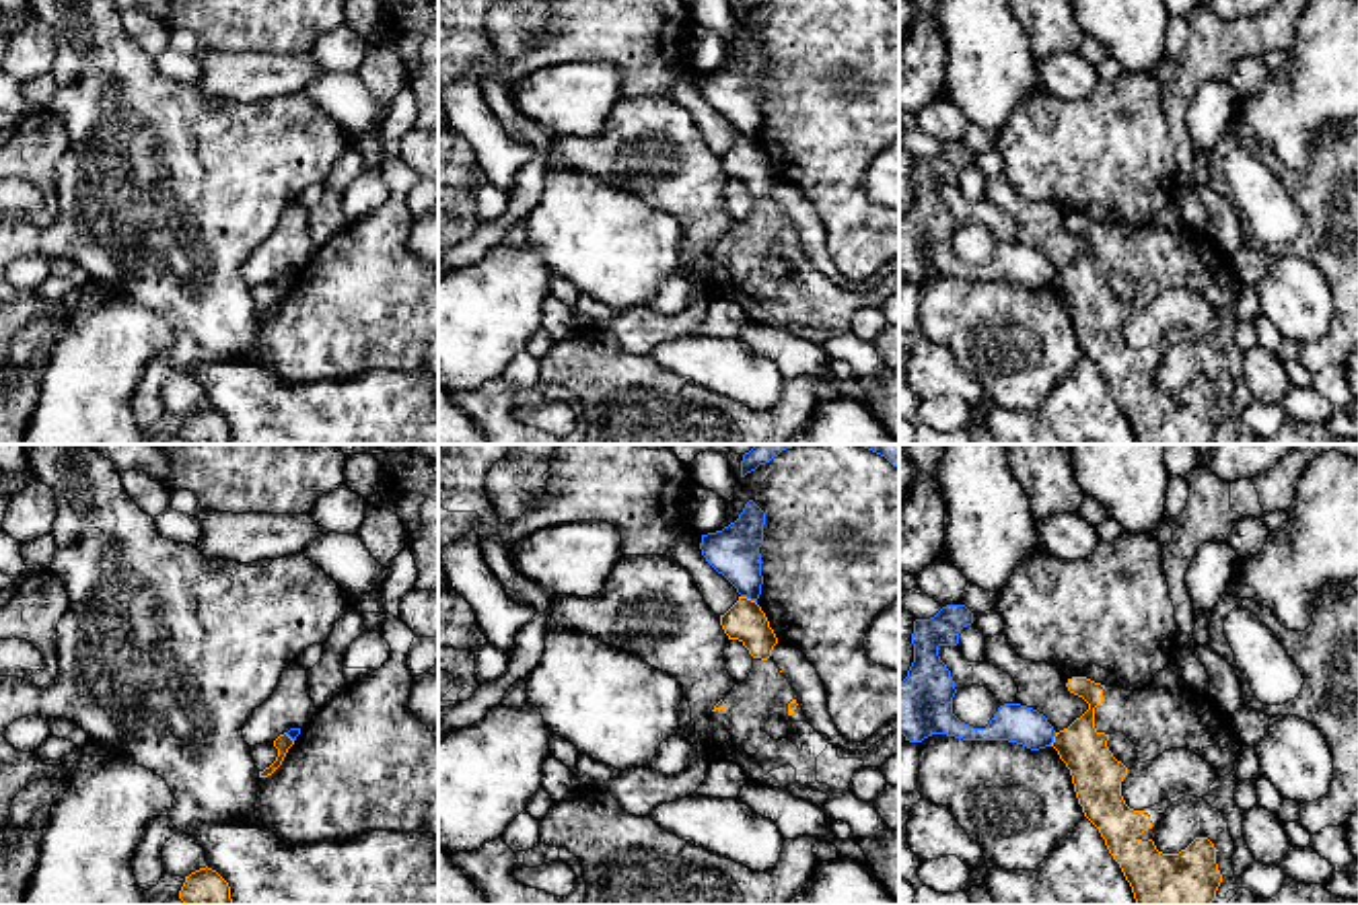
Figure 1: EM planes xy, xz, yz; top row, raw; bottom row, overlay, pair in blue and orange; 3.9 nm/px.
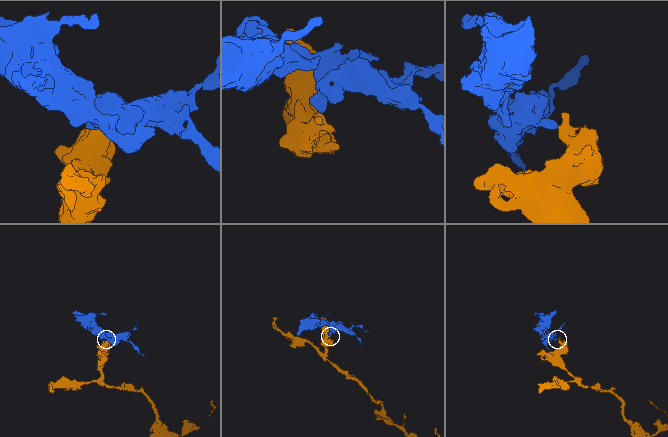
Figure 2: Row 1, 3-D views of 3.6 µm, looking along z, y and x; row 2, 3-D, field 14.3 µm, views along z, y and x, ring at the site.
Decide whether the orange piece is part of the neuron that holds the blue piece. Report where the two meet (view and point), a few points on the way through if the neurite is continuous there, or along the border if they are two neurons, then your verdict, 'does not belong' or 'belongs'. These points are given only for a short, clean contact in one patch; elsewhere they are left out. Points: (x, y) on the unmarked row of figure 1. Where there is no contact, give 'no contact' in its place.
xz (749, 136) | along xz (741, 134), (756, 142) | does not belong

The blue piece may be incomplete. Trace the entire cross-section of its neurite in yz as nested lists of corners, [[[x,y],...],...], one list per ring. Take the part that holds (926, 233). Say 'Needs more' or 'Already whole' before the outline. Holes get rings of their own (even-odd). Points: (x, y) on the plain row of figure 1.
Already whole. [[[946,144],[934,156],[914,160],[914,202],[899,222],[899,272],[909,282],[946,274],[963,280],[1008,280],[1031,290],[1051,286],[1056,269],[1033,247],[1004,243],[986,267],[973,267],[953,253],[957,228],[938,187],[957,185],[961,169],[971,162],[973,152],[965,144]]]

